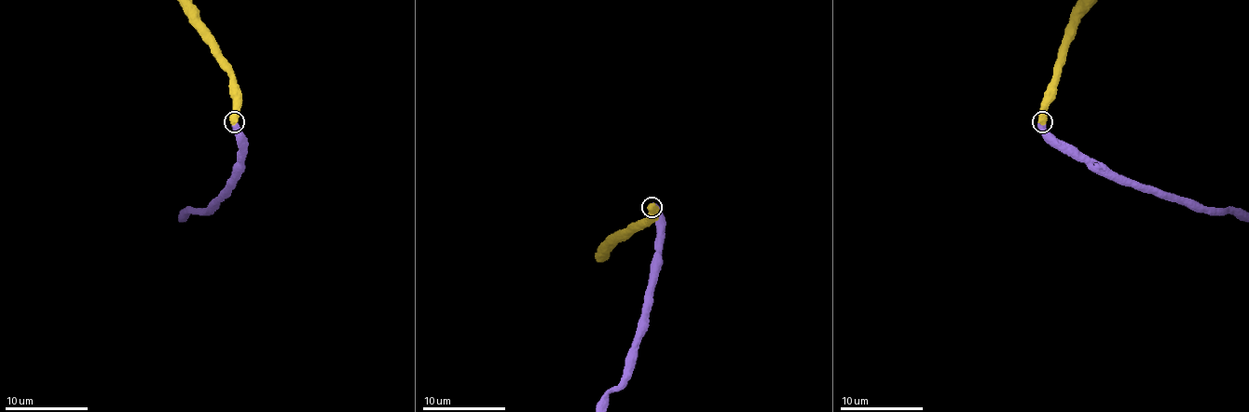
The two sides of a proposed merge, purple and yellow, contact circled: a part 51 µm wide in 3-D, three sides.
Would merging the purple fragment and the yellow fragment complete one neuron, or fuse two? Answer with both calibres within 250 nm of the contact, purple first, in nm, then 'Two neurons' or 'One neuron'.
Thickness 600 nm (purple) against 700 nm. One neuron

